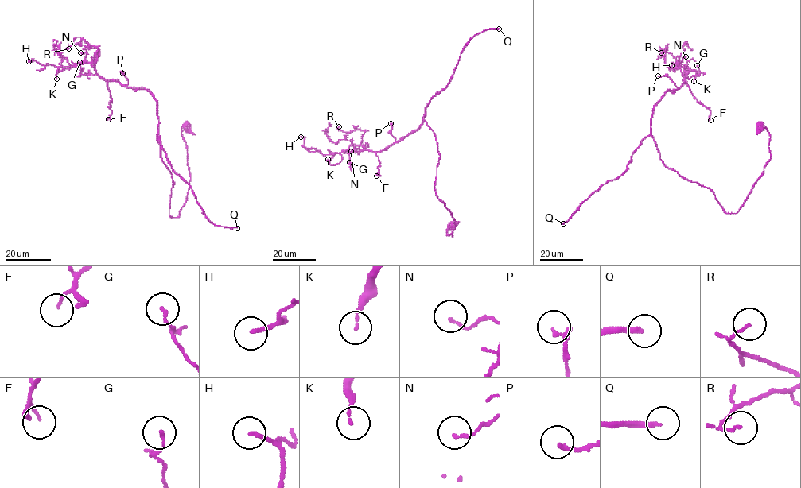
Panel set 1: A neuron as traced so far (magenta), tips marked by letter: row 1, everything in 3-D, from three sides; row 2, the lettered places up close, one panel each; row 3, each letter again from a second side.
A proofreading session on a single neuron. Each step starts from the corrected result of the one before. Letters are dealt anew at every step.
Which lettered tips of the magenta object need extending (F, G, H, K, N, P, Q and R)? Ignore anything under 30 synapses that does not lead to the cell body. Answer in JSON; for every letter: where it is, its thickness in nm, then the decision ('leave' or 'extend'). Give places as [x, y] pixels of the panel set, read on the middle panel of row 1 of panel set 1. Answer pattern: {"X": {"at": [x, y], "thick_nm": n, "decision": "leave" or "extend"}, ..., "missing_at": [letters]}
{"F": {"at": [376, 176], "thick_nm": 90, "decision": "leave"}, "G": {"at": [349, 162], "thick_nm": 120, "decision": "leave"}, "H": {"at": [301, 137], "thick_nm": 170, "decision": "extend"}, "K": {"at": [328, 159], "thick_nm": 110, "decision": "leave"}, "N": {"at": [351, 151], "thick_nm": 110, "decision": "leave"}, "P": {"at": [390, 123], "thick_nm": 180, "decision": "leave"}, "Q": {"at": [499, 29], "thick_nm": 200, "decision": "extend"}, "R": {"at": [339, 126], "thick_nm": 90, "decision": "leave"}, "missing_at": ["H", "Q"]}

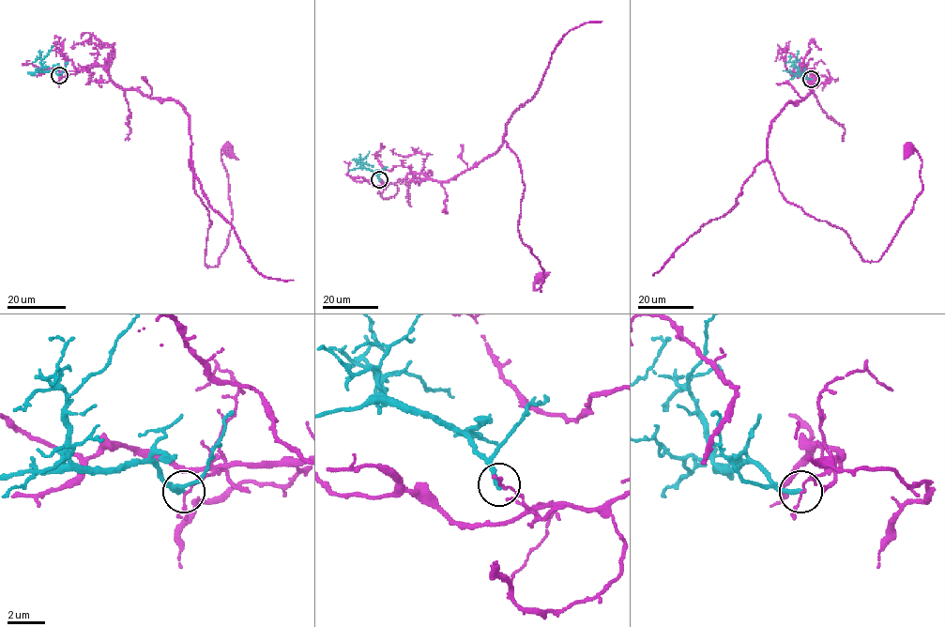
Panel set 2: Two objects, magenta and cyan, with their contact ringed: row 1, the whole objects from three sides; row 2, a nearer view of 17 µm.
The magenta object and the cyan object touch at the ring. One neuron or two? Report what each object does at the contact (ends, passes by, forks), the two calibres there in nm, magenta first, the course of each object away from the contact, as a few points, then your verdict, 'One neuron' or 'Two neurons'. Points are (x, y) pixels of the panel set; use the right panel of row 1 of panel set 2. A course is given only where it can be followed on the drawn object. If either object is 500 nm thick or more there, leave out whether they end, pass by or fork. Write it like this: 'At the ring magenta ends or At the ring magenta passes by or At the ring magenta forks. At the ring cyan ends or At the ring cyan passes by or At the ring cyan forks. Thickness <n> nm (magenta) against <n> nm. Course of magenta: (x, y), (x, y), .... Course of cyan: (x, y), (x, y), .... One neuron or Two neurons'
At the ring magenta passes by. At the ring cyan ends. Thickness 100 nm (magenta) against 260 nm. Course of magenta: (812, 79), (767, 155), (787, 202), (864, 261), (922, 190), (911, 147). Course of cyan: (812, 79), (799, 74), (795, 65), (797, 51). Two neurons

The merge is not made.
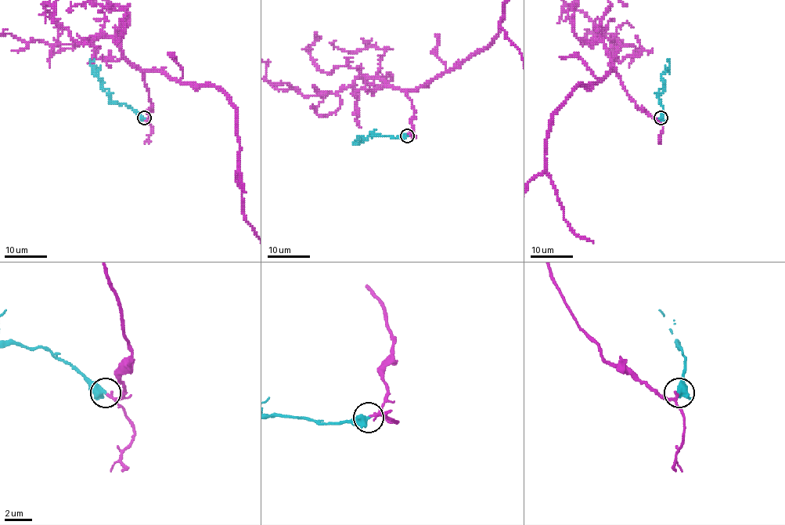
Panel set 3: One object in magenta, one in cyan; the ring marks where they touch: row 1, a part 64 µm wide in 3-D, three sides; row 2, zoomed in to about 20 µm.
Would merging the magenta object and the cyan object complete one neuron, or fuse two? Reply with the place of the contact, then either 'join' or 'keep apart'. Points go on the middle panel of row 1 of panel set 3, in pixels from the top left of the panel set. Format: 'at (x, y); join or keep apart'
at (407, 135); join

